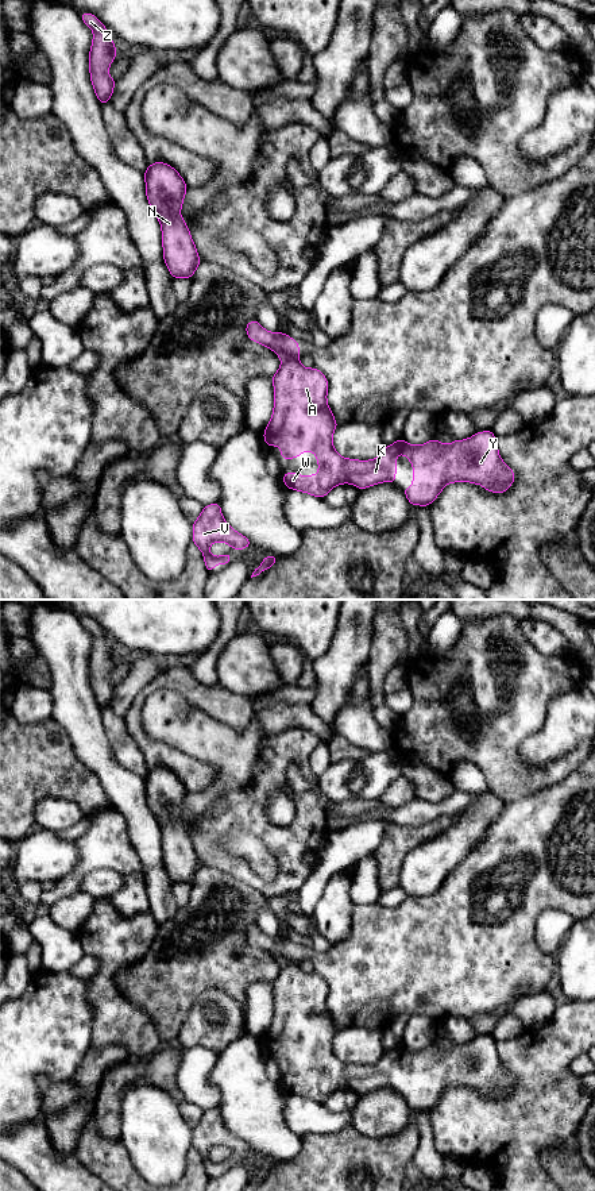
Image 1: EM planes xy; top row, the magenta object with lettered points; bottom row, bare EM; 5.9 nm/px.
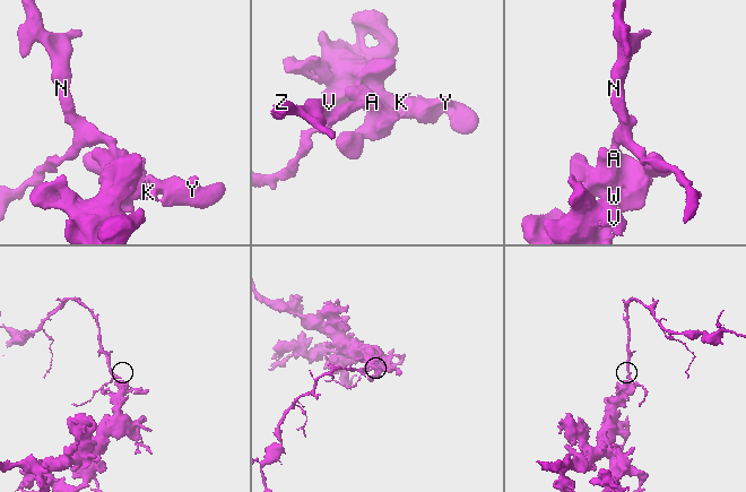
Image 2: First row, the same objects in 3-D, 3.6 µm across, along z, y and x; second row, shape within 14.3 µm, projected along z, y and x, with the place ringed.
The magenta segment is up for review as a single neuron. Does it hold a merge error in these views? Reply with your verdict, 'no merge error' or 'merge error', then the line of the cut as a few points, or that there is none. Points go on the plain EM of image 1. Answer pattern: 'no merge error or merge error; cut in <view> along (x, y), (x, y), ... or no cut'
merge error; cut in xy along (297, 962), (282, 964)

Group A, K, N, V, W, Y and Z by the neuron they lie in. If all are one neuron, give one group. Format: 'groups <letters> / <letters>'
groups A K V W Y / N Z

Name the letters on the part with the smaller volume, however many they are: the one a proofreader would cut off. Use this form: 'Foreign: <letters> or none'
Foreign: N, Z

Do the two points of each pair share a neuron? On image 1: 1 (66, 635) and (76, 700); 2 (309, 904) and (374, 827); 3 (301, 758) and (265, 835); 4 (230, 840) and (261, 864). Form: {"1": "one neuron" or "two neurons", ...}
{"1": "one neuron", "2": "one neuron", "3": "one neuron", "4": "one neuron"}

